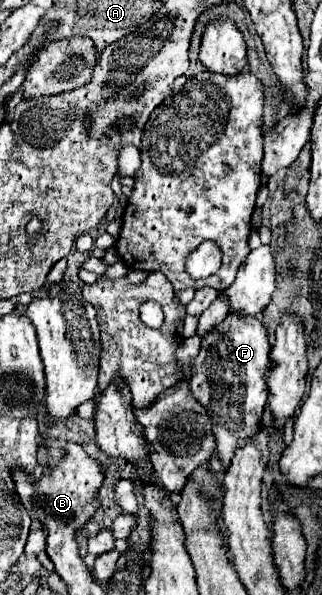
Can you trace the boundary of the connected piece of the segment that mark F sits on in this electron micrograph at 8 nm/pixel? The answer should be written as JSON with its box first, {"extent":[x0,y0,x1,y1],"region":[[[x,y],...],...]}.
{"extent":[191,314,271,468],"region":[[[227,314],[211,332],[203,336],[201,350],[191,366],[191,392],[211,416],[217,454],[227,468],[233,452],[257,434],[263,408],[267,404],[267,372],[271,370],[271,342],[267,326],[245,314]]]}

